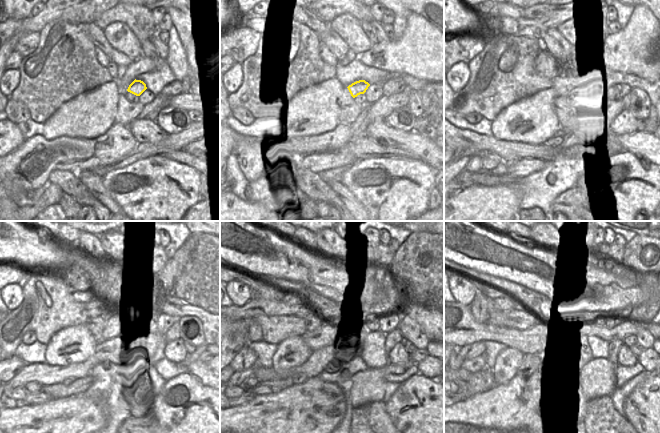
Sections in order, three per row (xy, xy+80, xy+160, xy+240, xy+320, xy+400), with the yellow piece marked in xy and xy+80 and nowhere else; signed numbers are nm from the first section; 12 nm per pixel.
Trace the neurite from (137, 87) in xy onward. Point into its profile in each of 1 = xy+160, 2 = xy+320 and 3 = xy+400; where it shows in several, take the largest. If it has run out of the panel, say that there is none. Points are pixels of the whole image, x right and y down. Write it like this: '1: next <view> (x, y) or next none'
1: next xy+160 (564, 85)
2: next xy+320 (325, 334)
3: next xy+400 (464, 330)

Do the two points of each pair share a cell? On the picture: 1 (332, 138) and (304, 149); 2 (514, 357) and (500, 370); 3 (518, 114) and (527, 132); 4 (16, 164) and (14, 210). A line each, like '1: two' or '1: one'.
1: one
2: one
3: one
4: two

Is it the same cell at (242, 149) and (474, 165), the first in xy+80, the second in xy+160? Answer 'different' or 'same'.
same

